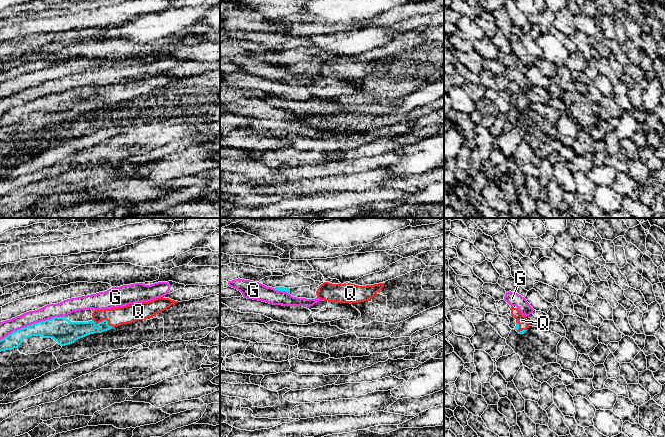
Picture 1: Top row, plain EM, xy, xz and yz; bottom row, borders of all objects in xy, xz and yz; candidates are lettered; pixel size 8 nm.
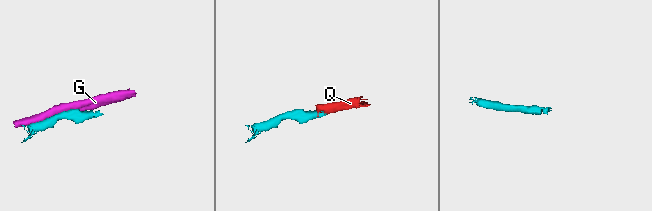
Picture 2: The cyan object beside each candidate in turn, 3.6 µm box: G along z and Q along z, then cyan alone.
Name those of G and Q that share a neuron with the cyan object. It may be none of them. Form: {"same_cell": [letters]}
{"same_cell": ["Q"]}

